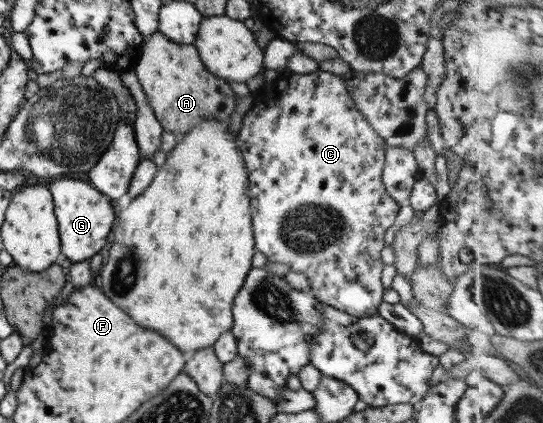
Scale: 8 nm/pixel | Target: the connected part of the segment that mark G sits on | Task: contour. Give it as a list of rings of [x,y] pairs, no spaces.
[[[62,179],[50,183],[47,189],[51,194],[53,212],[56,216],[60,252],[73,263],[89,260],[106,245],[107,233],[113,228],[114,211],[110,206],[110,200],[93,189],[87,180]]]

